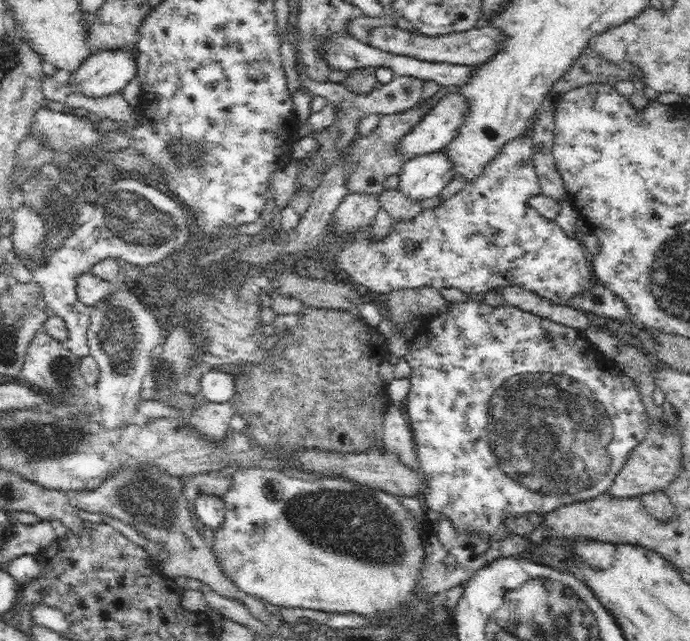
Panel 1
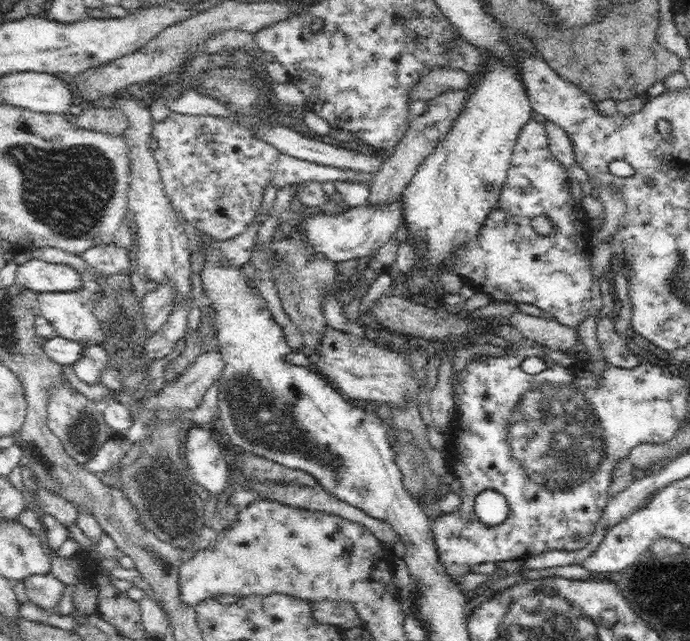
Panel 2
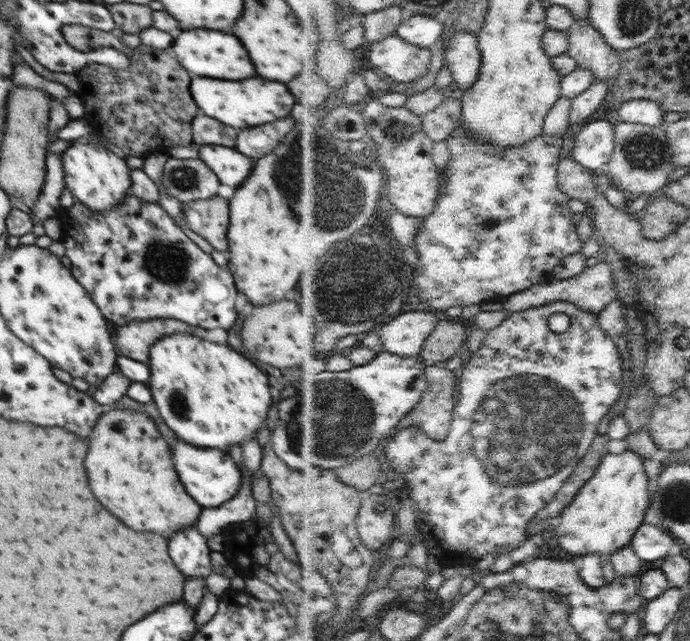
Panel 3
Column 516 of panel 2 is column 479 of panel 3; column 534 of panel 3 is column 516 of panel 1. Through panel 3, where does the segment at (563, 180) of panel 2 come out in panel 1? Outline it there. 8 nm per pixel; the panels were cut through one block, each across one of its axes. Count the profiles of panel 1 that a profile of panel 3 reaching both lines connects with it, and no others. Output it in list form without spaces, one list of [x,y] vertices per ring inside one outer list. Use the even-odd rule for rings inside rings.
[[[530,133],[510,142],[494,157],[482,176],[437,207],[421,210],[412,221],[395,223],[394,230],[381,245],[370,245],[366,232],[350,241],[350,245],[344,245],[337,254],[338,268],[355,284],[380,294],[406,288],[428,287],[439,291],[459,288],[474,298],[481,298],[490,289],[515,286],[552,304],[576,306],[596,285],[594,271],[590,270],[588,262],[591,257],[579,237],[570,238],[556,220],[542,216],[537,208],[529,204],[531,196],[543,194],[534,164],[535,149]]]

